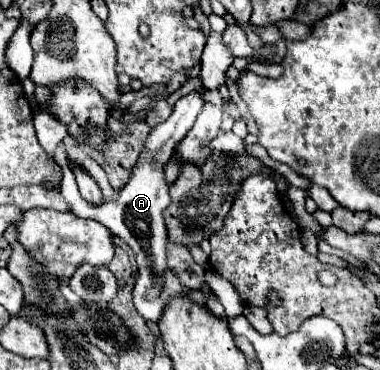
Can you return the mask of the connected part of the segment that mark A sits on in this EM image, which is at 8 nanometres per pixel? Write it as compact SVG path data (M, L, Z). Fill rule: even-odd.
M198 91L180 97L180 101L174 103L172 115L164 123L156 125L150 131L150 135L146 137L144 147L138 155L136 165L134 165L134 171L130 175L130 181L124 185L120 195L116 199L104 199L100 205L88 203L88 201L84 201L84 197L80 197L74 175L68 169L65 148L60 145L55 151L54 159L64 169L64 179L60 183L60 191L62 191L64 199L68 201L68 205L72 207L72 213L82 219L94 219L94 221L106 225L114 235L118 235L134 251L136 261L138 261L138 277L134 283L134 307L146 321L158 321L168 299L184 293L184 287L180 285L178 277L166 265L168 235L166 235L166 225L164 225L162 213L170 205L170 195L168 195L168 181L164 177L164 165L170 161L174 147L192 129L198 113L202 111L202 105L204 105L204 99L202 99L202 93L198 93Z

